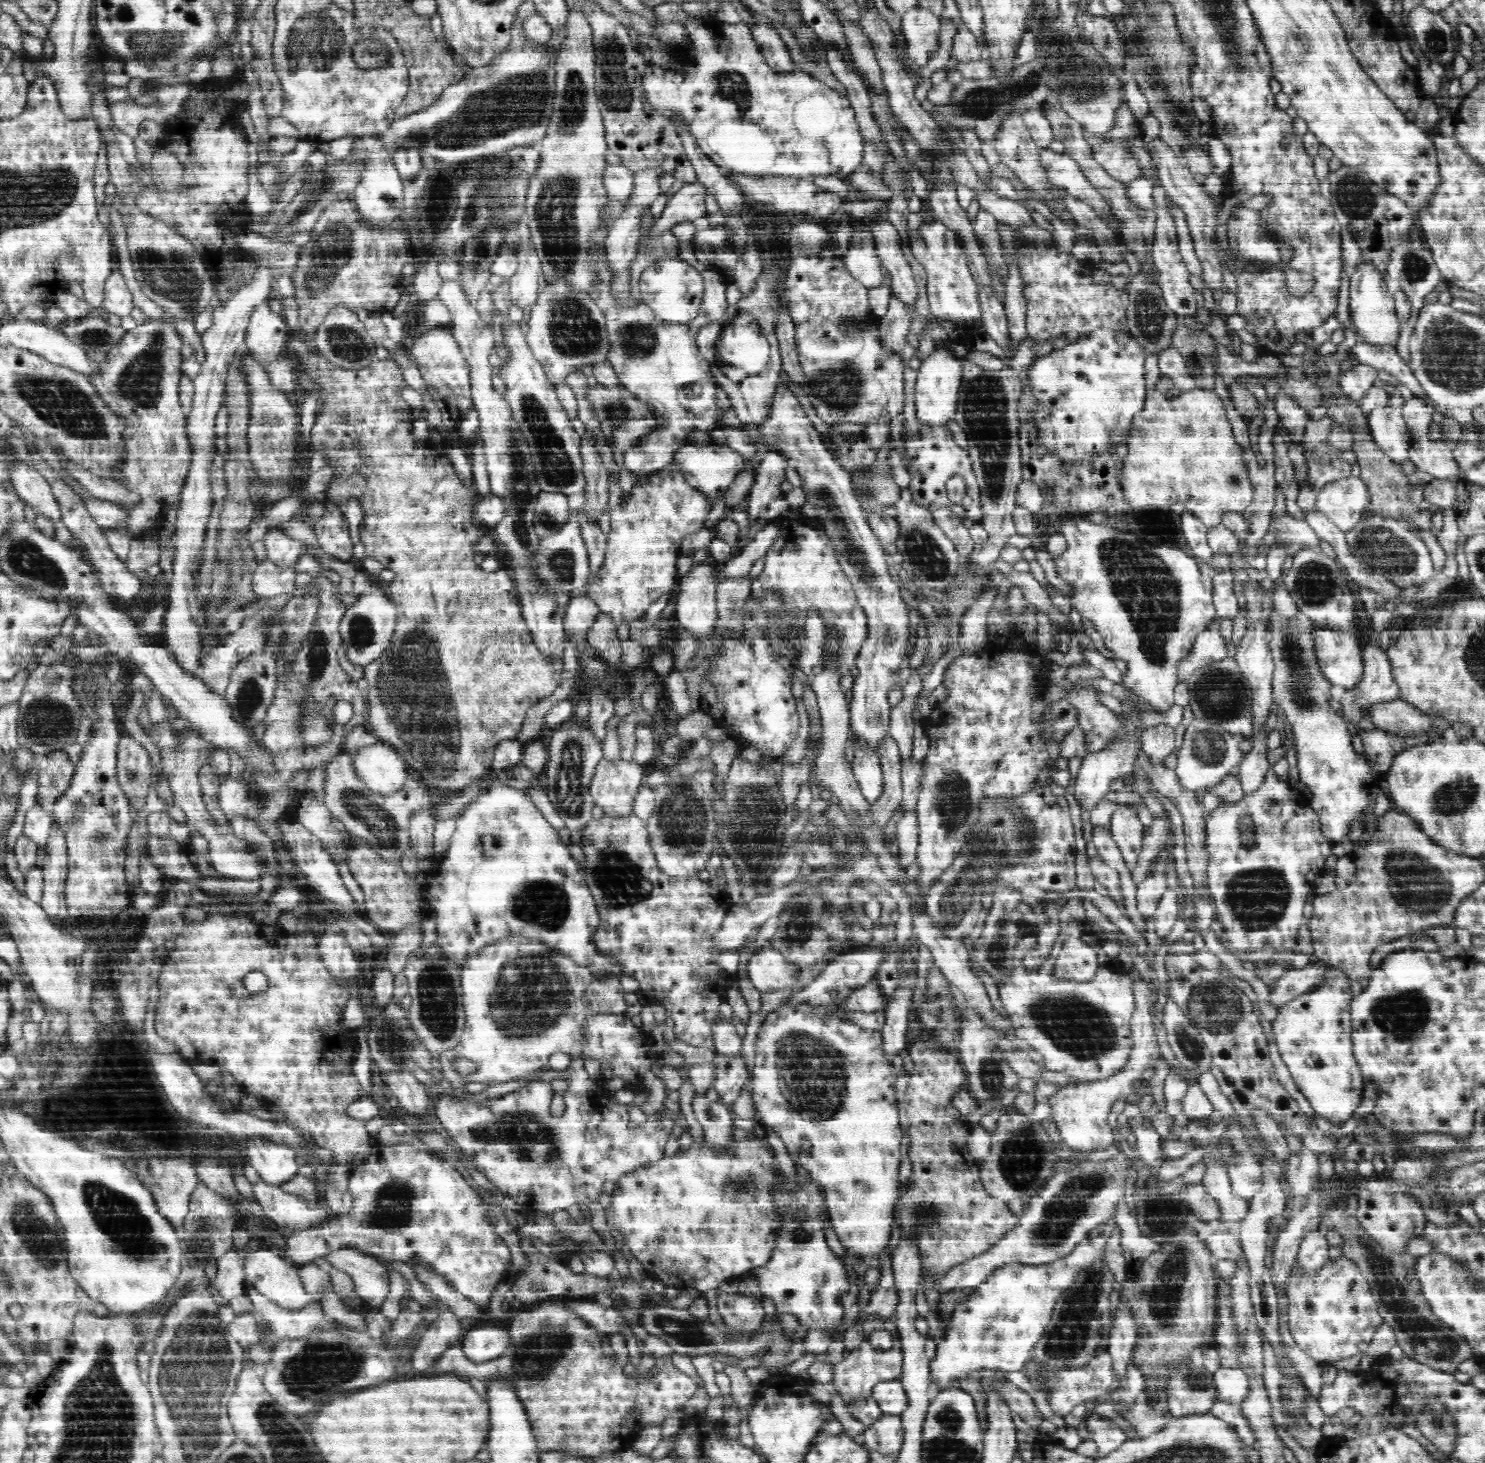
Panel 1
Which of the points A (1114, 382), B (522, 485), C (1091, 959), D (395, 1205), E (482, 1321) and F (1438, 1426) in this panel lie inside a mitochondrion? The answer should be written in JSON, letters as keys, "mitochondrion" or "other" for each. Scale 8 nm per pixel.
{"A":"mitochondrion","B":"mitochondrion","C":"other","D":"mitochondrion","E":"other","F":"mitochondrion"}

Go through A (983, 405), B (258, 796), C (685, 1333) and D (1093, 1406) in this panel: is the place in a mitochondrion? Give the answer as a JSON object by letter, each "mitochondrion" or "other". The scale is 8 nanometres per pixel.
{"A":"mitochondrion","B":"other","C":"mitochondrion","D":"mitochondrion"}

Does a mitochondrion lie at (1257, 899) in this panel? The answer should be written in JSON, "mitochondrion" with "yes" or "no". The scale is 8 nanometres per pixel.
{"mitochondrion":"yes"}

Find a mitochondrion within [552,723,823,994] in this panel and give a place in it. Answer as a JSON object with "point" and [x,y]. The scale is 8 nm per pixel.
{"point":[755,814]}

